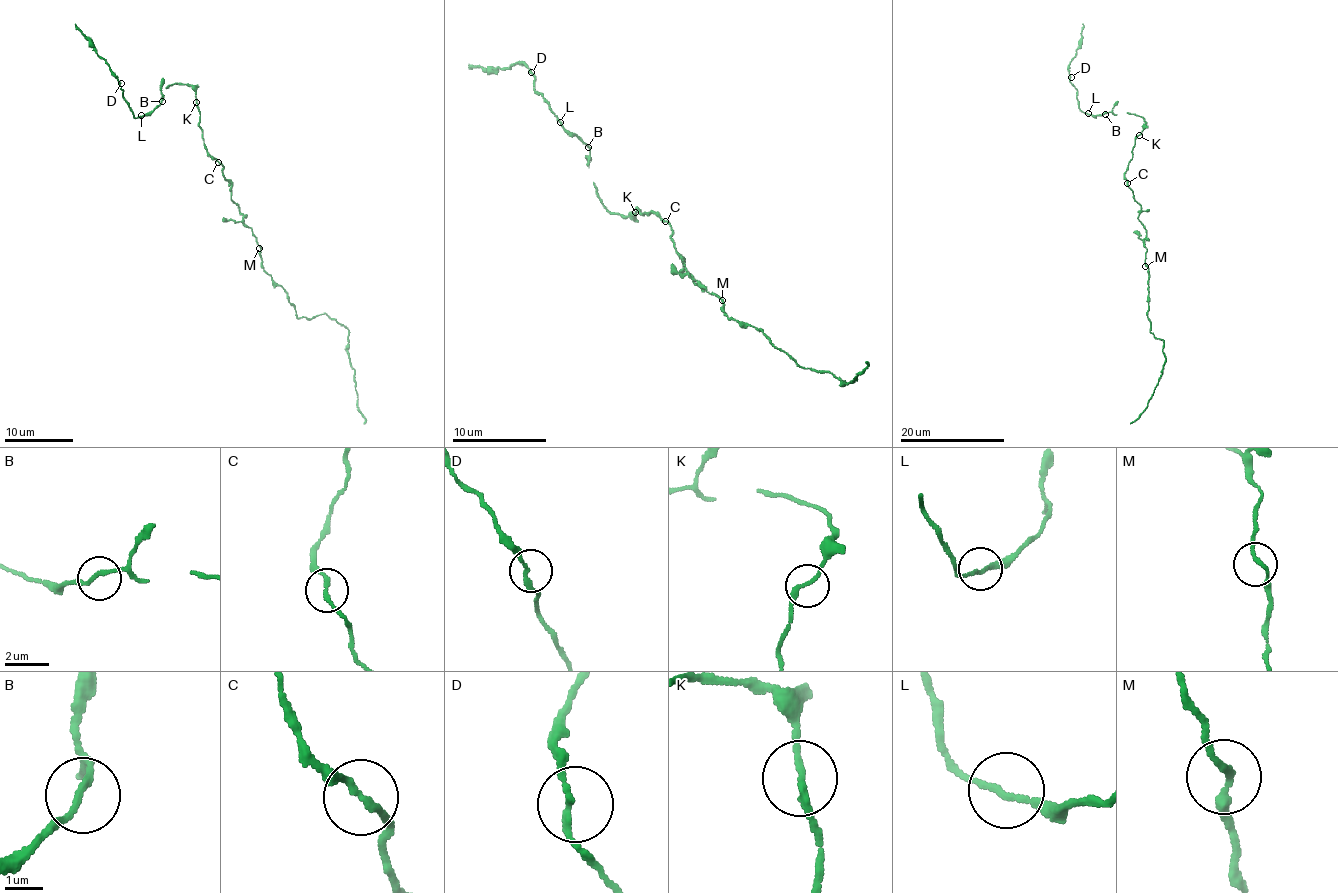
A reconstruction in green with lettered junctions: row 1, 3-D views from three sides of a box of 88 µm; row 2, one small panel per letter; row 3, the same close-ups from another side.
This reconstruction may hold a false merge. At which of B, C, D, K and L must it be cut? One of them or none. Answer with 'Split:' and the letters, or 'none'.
Split: none

